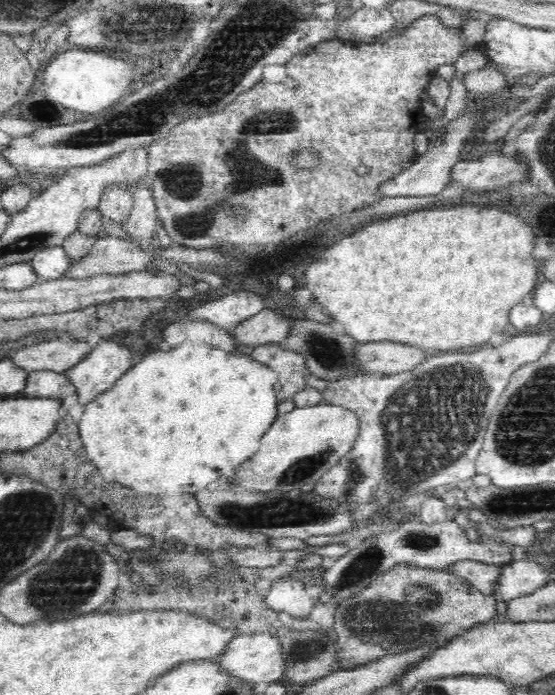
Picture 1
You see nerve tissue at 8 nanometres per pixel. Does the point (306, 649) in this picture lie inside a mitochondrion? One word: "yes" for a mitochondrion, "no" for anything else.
yes

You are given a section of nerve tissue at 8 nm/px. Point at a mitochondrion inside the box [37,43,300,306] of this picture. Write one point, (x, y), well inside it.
(202, 203)

